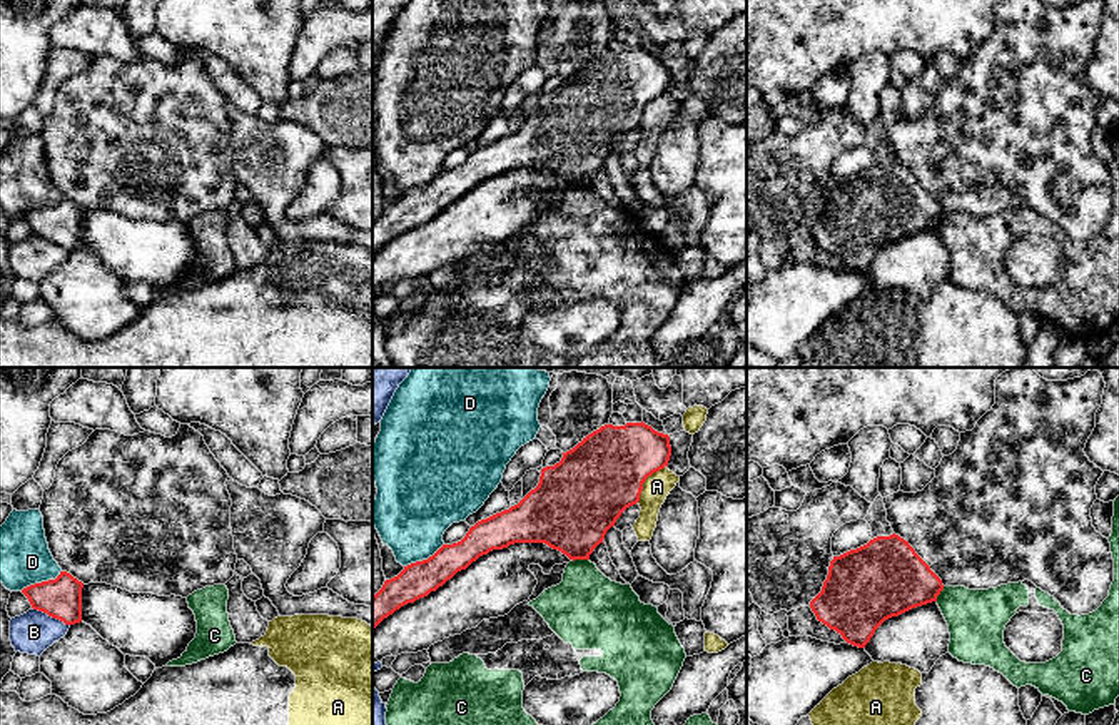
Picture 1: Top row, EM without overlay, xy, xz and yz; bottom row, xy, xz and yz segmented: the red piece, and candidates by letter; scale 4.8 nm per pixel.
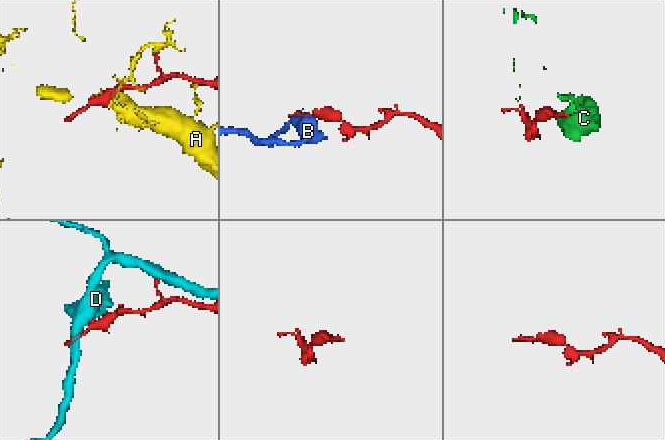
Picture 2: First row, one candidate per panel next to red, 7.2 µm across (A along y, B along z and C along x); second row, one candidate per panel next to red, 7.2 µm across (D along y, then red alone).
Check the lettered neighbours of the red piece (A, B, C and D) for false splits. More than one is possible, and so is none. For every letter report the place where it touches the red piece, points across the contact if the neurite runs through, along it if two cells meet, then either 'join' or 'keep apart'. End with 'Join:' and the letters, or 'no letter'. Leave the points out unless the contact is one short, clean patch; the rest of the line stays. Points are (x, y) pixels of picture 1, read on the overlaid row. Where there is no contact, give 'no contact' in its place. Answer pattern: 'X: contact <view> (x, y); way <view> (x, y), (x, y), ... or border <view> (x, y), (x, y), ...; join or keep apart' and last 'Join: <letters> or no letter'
A: contact xz (645, 480); keep apart
B: contact xy (50, 615); border xy (32, 607), (69, 625); keep apart
C: contact xz (580, 558); border xz (588, 558), (577, 558), (573, 562); keep apart
D: contact xy (42, 582); keep apart
Join: no letter

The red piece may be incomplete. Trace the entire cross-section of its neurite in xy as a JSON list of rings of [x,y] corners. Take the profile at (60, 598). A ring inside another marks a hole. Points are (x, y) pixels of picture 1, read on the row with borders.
[[[60,571],[55,580],[30,585],[22,593],[33,610],[43,611],[65,625],[75,625],[82,621],[82,588],[82,581],[67,571]]]

